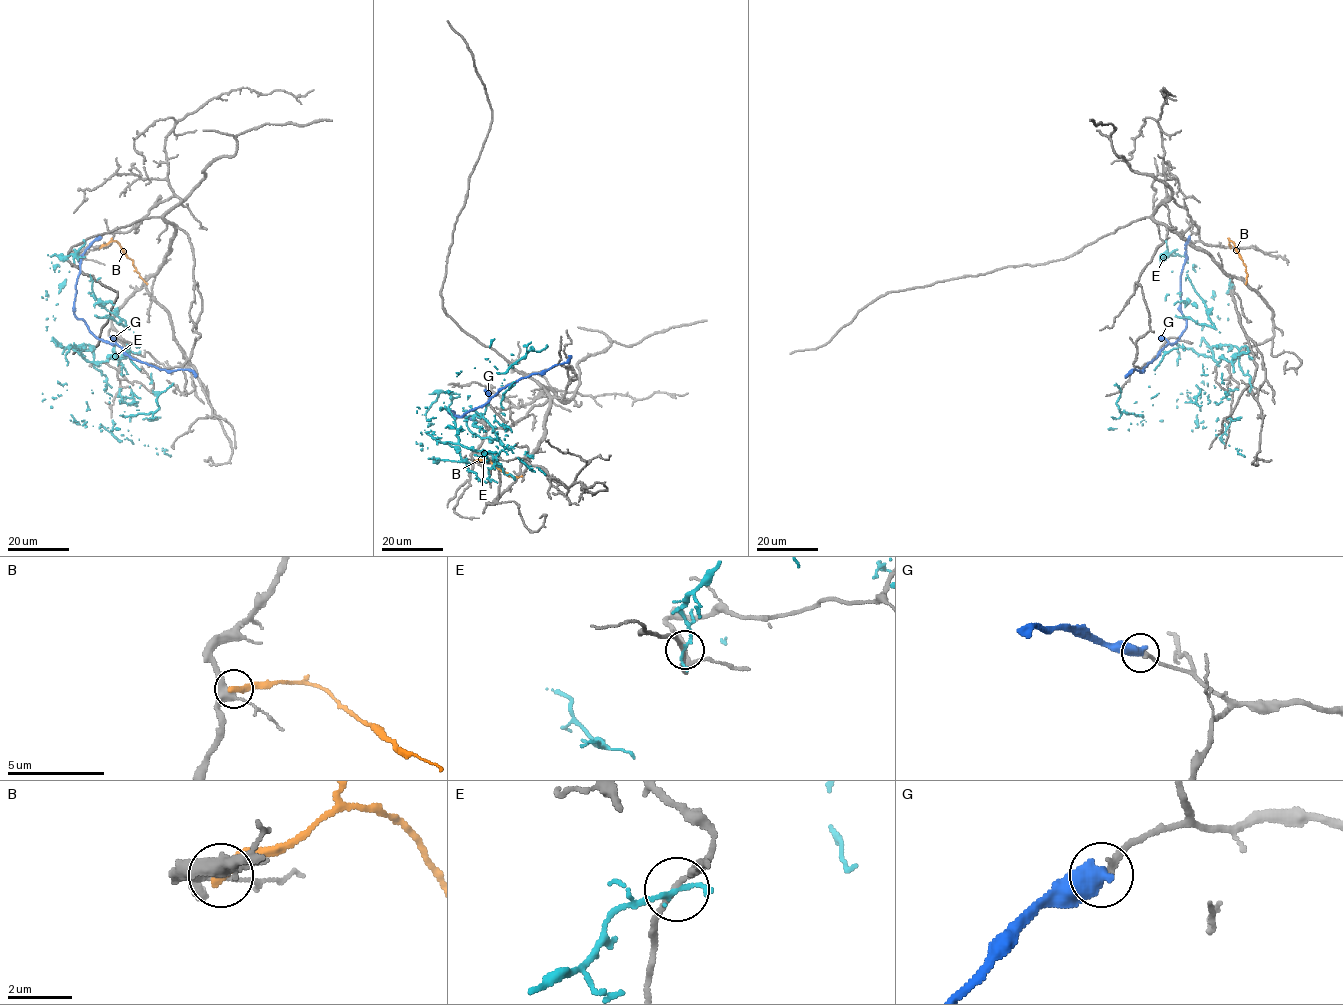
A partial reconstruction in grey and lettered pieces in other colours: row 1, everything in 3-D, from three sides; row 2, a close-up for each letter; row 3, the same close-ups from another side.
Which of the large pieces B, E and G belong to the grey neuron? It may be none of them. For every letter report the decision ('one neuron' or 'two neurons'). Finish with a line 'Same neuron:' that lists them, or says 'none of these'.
B: two neurons
E: two neurons
G: two neurons
Same neuron: none of these

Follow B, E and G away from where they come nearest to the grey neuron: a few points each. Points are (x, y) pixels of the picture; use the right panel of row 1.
B: (1230, 247), (1231, 241), (1246, 267), (1245, 284)
E: (1235, 389), (1251, 387), (1238, 349), (1213, 345), (1213, 358), (1234, 354), (1160, 256), (1188, 263)
G: (1189, 237), (1181, 275), (1180, 311), (1187, 322), (1185, 329), (1142, 370), (1135, 369), (1125, 377)

